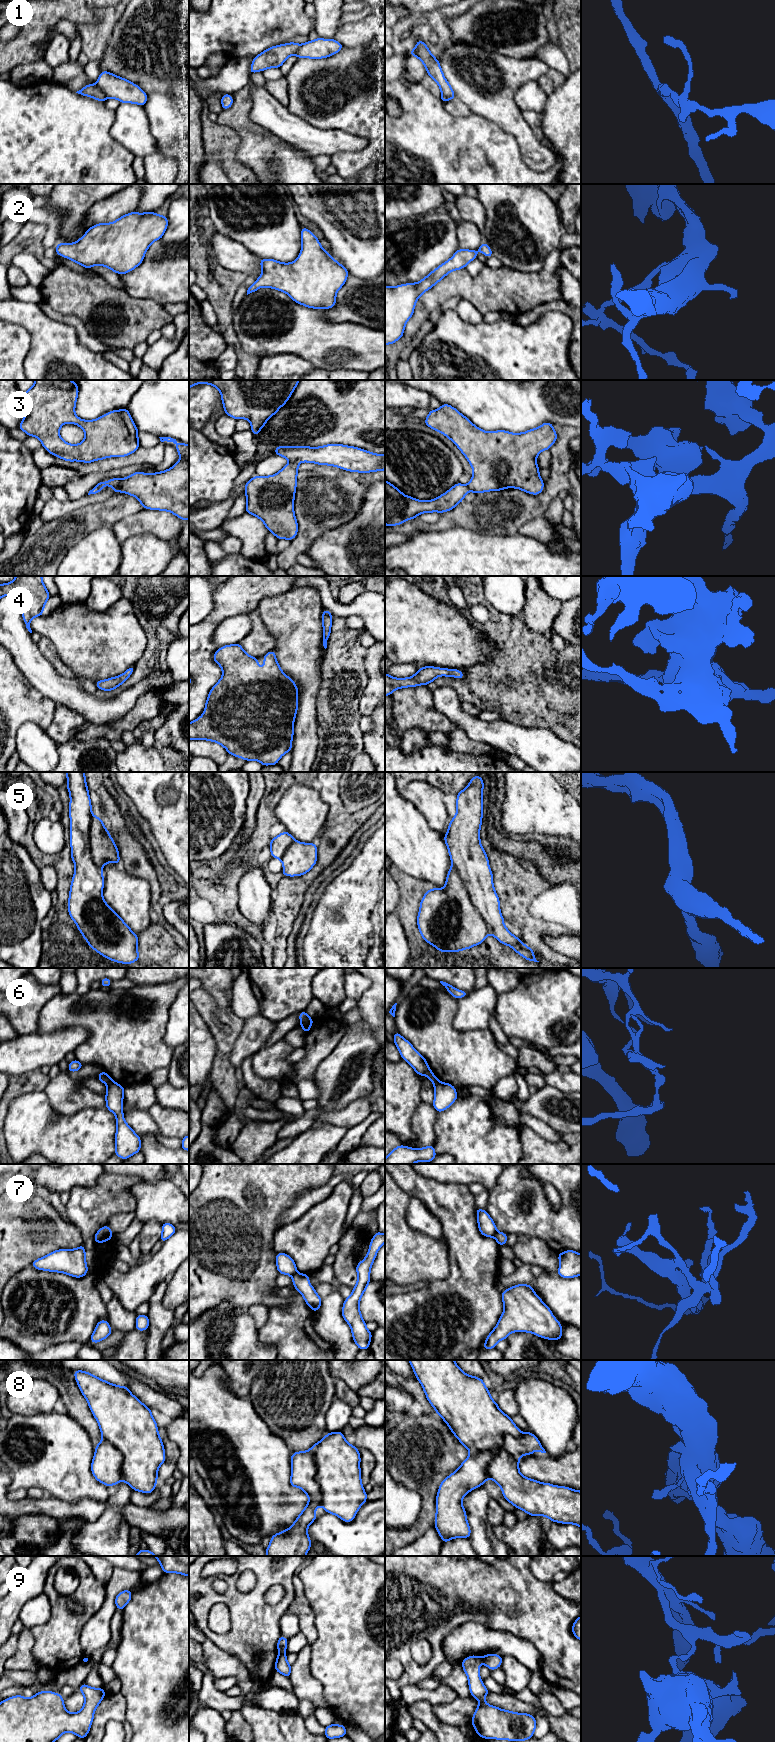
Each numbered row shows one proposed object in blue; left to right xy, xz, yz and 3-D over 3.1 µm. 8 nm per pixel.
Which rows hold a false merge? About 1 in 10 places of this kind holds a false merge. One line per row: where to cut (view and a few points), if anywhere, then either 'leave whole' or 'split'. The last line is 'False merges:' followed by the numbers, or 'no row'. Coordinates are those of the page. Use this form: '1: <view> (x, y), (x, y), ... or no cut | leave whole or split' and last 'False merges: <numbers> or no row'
1: no cut | leave whole
2: no cut | leave whole
3: no cut | leave whole
4: no cut | leave whole
5: no cut | leave whole
6: xz (309, 1017), (300, 1024) | split
7: yz (496, 1231), (494, 1237) | split
8: no cut | leave whole
9: xz (284, 1651), (279, 1653) | split
False merges: 6, 7, 9

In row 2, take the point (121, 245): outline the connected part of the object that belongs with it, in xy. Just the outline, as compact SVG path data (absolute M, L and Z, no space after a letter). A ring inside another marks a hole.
M131 212L112 223L99 223L90 227L76 242L56 245L56 254L85 268L105 266L117 274L126 274L139 266L149 246L163 237L168 226L167 216L155 212Z

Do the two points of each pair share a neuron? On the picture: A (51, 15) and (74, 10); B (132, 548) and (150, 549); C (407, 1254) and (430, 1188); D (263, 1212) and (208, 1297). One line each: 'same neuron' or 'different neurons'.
A: same neuron
B: same neuron
C: different neurons
D: same neuron

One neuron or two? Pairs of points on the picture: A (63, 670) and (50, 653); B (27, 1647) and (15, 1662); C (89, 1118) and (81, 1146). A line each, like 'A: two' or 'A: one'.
A: one
B: one
C: one

